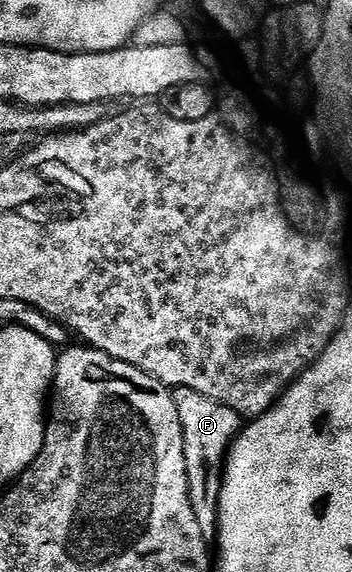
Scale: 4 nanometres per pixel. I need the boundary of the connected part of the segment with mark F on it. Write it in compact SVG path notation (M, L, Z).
M173 389L172 394L175 399L175 411L179 411L179 423L183 427L191 503L199 519L199 527L205 532L206 538L213 539L217 535L221 485L225 481L225 462L238 433L243 428L243 418L231 411L231 407L215 399L207 399L207 395L199 395L199 391Z

